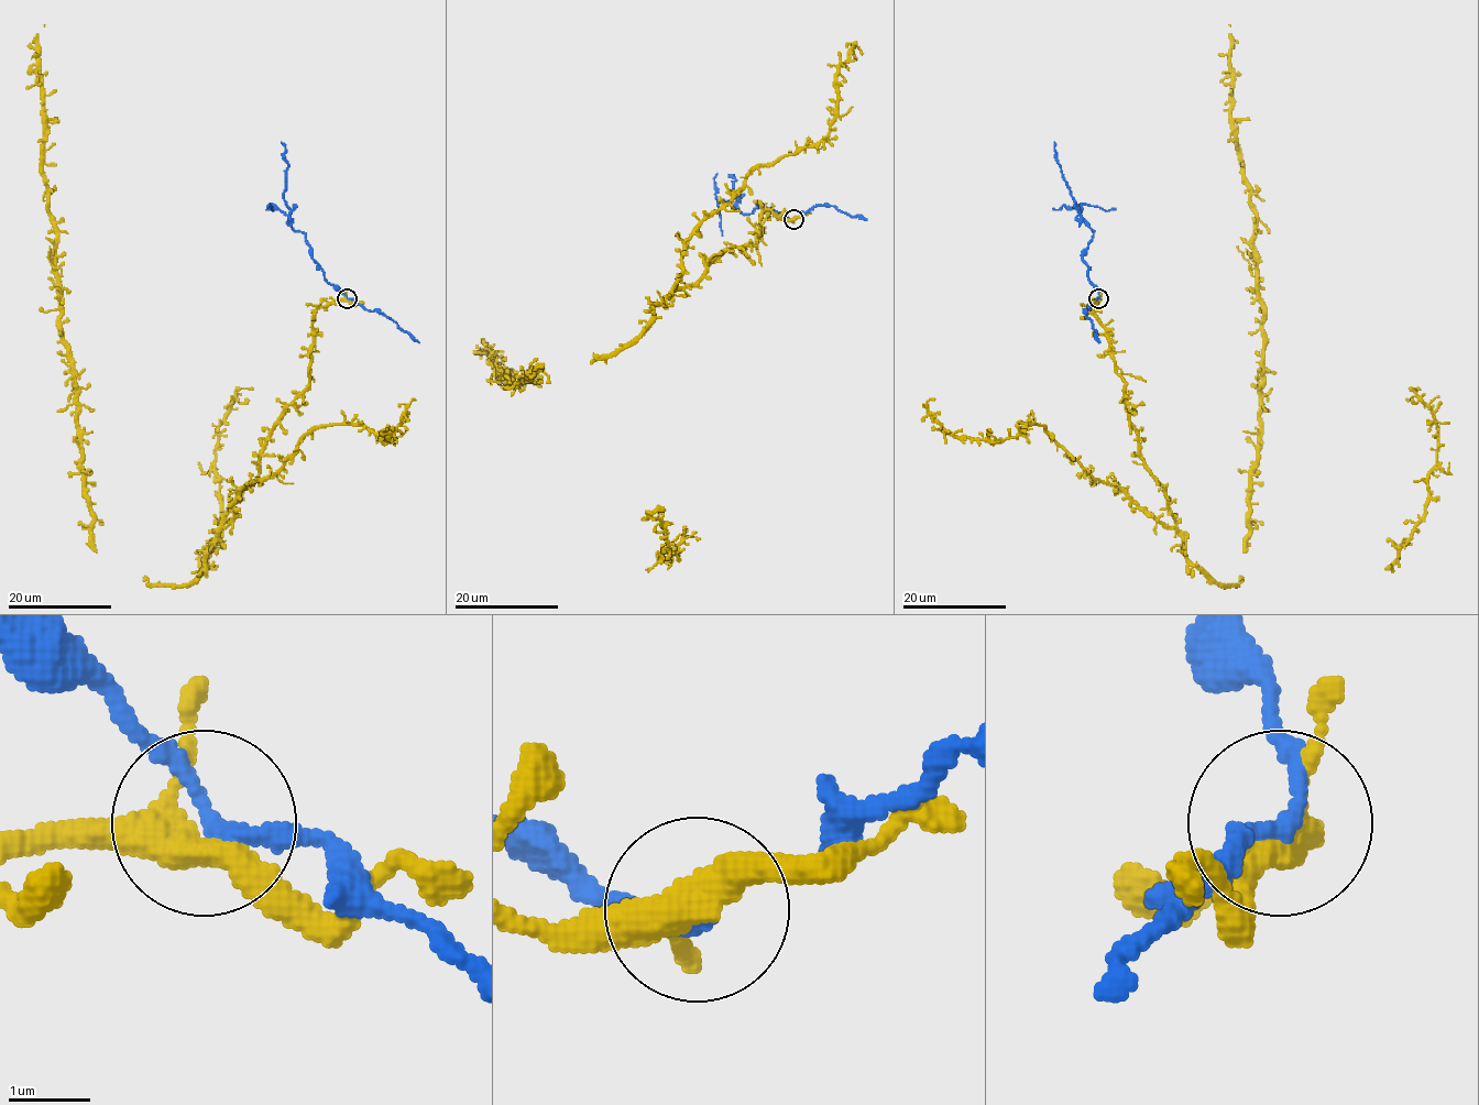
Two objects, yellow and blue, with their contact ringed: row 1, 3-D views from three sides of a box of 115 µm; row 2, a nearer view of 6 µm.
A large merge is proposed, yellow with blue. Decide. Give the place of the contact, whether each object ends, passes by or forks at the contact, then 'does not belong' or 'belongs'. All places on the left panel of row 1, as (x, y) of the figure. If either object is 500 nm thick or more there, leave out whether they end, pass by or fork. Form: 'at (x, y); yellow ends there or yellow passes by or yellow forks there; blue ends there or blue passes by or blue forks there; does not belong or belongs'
at (347, 298); yellow forks there; blue passes by; does not belong

